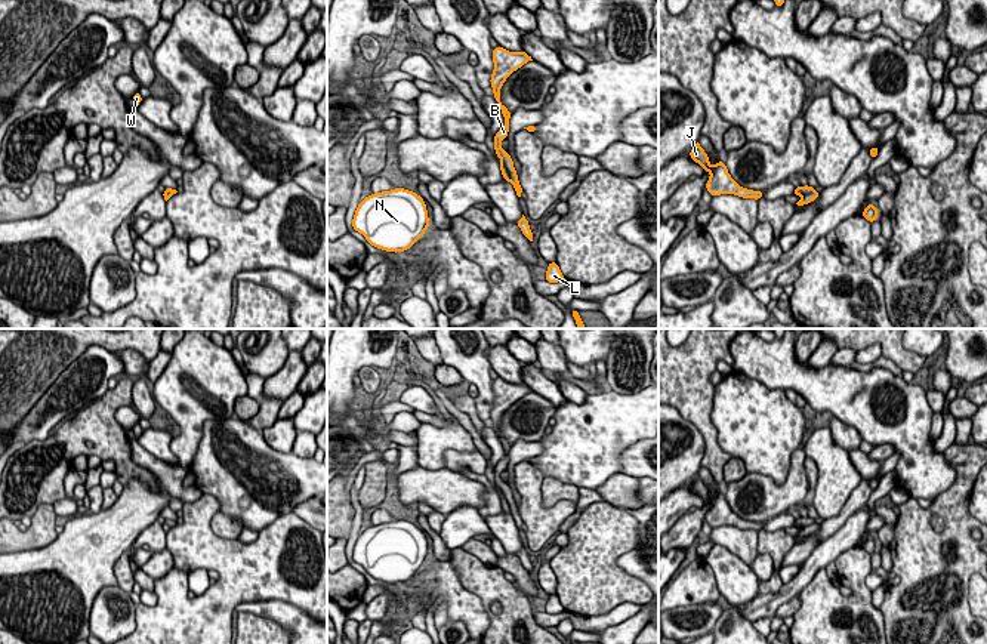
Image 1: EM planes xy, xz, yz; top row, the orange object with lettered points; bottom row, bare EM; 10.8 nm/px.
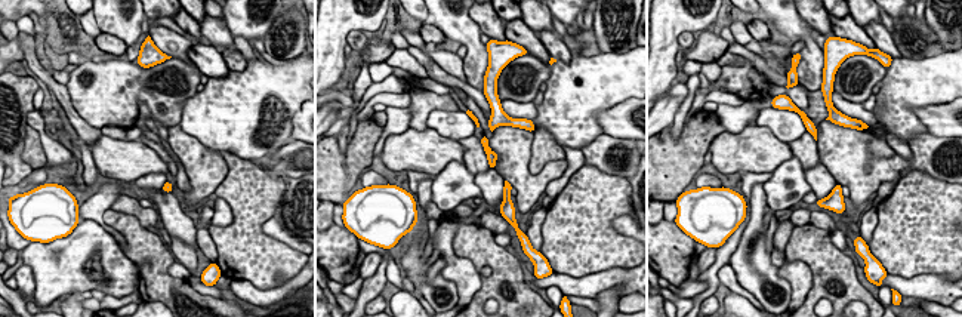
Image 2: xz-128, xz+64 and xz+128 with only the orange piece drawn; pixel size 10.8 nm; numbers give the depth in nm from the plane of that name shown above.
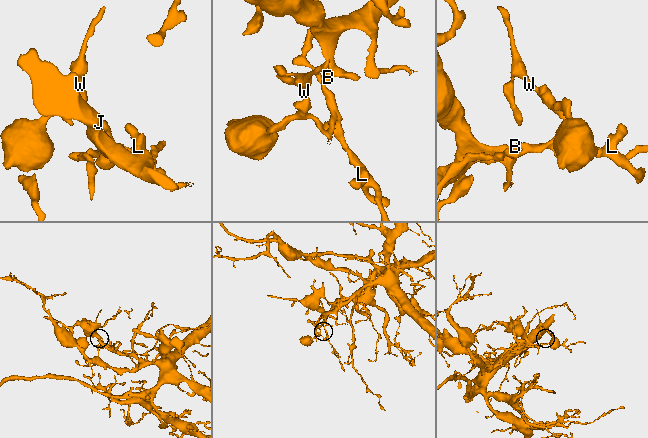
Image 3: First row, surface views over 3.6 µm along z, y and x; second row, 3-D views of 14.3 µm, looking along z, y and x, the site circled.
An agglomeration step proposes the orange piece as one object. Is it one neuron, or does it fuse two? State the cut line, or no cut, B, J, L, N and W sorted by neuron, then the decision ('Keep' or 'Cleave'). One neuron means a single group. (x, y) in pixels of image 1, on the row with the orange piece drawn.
No split. Groups: B J L N W. Keep

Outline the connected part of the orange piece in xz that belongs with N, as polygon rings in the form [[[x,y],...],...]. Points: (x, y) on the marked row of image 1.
[[[404,188],[373,192],[352,218],[352,228],[371,246],[394,253],[410,249],[429,225],[425,200]]]

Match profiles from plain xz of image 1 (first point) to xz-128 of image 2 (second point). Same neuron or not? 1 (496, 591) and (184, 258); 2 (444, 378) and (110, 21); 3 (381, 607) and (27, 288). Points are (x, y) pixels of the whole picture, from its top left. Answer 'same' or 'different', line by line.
1: different
2: different
3: same

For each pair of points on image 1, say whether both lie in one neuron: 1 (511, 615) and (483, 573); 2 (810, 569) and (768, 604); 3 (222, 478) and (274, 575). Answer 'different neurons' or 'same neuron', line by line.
1: same neuron
2: same neuron
3: different neurons

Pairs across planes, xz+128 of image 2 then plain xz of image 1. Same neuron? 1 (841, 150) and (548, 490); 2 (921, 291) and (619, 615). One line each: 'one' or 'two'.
1: two
2: one

